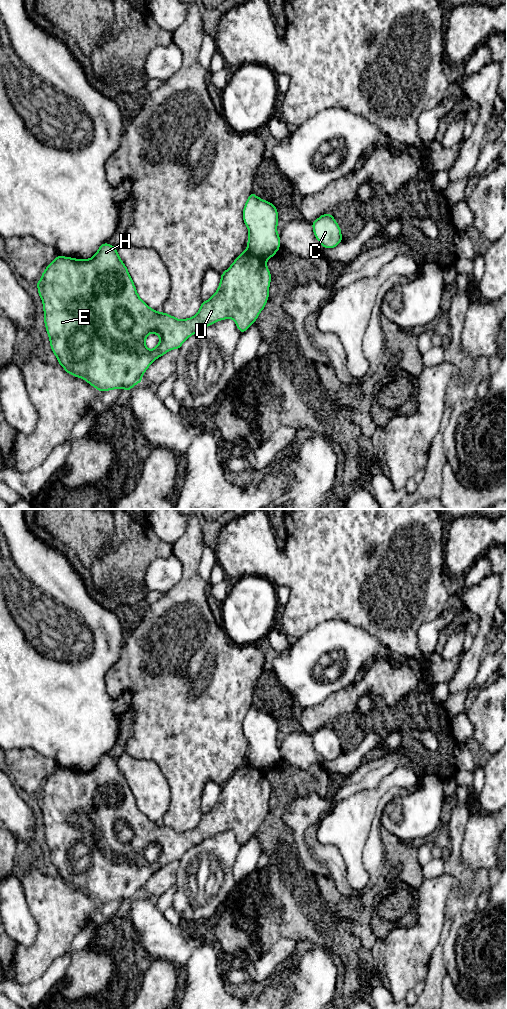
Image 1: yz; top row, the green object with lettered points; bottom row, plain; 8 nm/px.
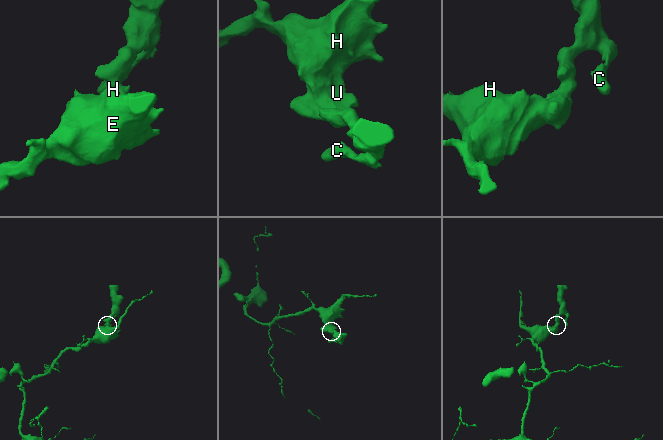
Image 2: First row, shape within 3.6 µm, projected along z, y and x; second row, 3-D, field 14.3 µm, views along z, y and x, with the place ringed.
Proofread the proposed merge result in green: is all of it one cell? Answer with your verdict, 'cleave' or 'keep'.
cleave

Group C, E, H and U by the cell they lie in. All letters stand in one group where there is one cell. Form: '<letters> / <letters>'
C / E H U

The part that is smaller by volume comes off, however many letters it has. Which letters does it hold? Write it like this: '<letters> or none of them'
C

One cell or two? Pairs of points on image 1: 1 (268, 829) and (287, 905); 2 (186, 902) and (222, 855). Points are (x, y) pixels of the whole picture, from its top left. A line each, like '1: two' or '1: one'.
1: one
2: one

